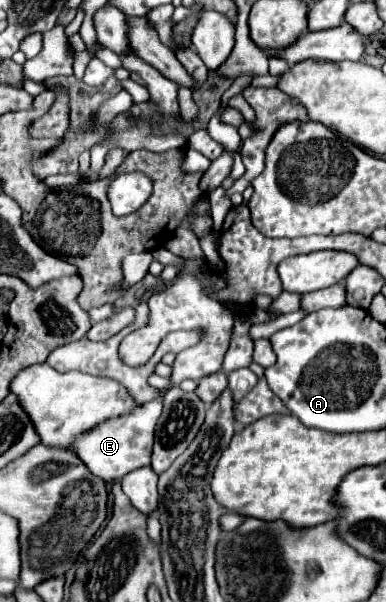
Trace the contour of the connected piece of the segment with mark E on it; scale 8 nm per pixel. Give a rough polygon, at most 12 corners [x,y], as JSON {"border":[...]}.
{"border":[[165,392],[67,446],[105,482],[151,464]]}

